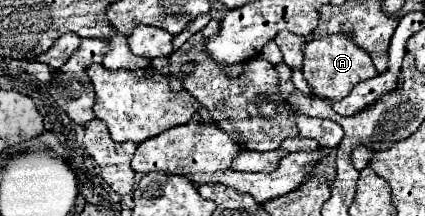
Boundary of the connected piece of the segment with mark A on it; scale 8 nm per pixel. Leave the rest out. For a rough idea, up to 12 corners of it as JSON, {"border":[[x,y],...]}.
{"border":[[347,34],[305,44],[303,76],[317,96],[339,100],[377,76]]}

